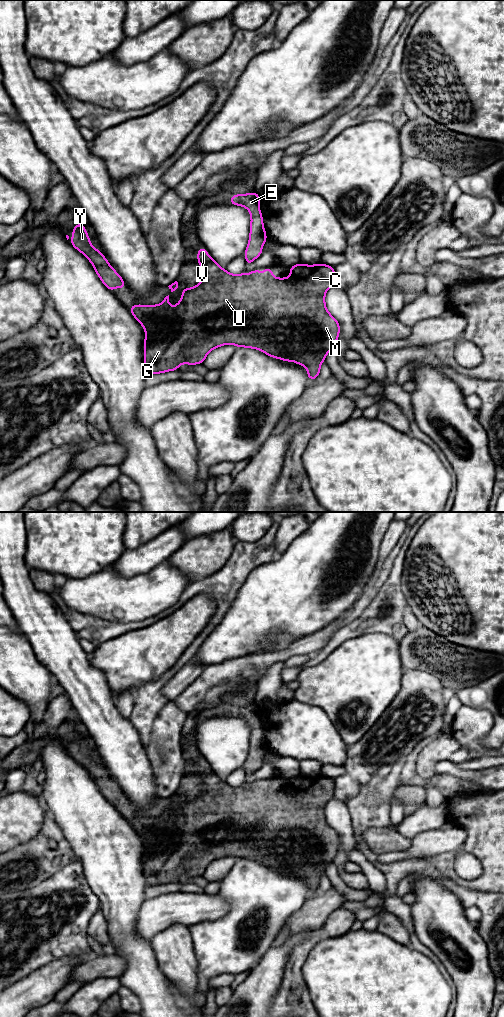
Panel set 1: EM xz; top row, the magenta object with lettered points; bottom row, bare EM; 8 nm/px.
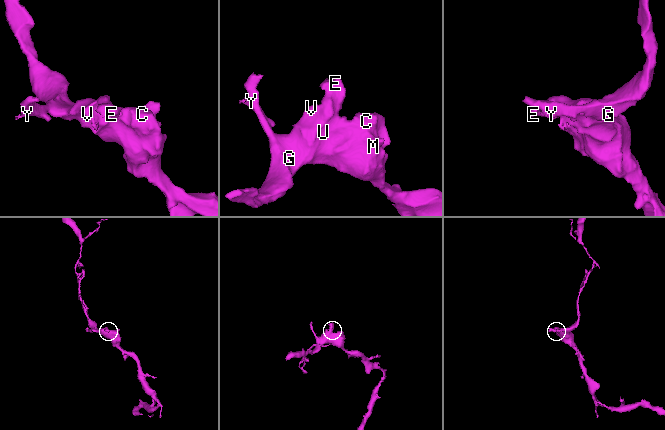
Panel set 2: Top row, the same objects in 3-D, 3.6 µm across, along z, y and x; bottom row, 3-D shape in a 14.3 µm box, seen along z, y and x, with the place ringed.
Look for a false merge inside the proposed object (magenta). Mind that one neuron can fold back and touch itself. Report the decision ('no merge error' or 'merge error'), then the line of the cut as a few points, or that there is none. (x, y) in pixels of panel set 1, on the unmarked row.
no merge error; no cut

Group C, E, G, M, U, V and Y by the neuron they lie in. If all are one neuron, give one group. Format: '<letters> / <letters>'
C E G M U V Y

